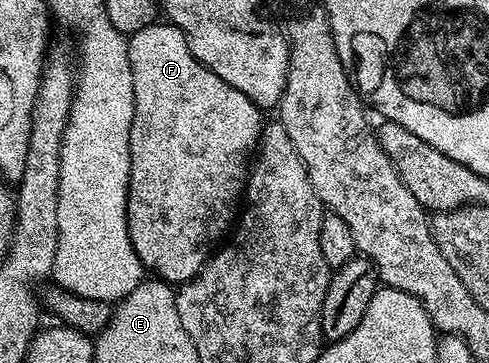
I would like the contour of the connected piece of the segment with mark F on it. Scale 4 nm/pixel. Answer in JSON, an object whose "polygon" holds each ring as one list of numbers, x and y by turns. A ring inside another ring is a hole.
{"polygon":[[155,23,140,27,140,31,129,34,128,40,134,118,130,132,130,190,126,196,126,218,132,247,143,270,150,272,151,269,155,278,167,283,190,281,210,260,210,245,217,246,231,232,239,216,248,166,262,135,264,113,244,95,244,91,236,91,236,87,224,83,220,75,204,68,196,55,192,55,188,39,176,26]]}

